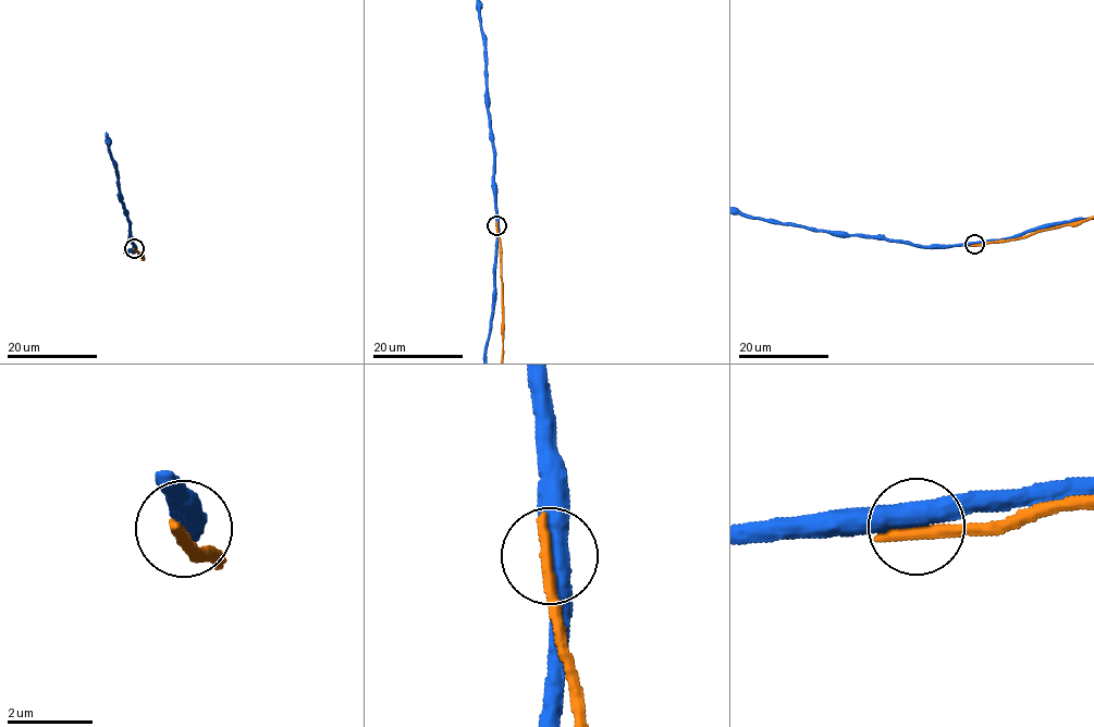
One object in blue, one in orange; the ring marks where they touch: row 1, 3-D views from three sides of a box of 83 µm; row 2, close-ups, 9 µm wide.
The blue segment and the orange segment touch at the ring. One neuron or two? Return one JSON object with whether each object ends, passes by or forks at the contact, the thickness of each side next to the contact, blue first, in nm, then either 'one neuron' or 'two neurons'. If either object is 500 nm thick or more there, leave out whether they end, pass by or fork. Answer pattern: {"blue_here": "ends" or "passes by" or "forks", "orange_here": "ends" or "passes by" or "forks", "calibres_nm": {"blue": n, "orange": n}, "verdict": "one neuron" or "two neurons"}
{"blue_here": "passes by", "orange_here": "ends", "calibres_nm": {"blue": 440, "orange": 360}, "verdict": "two neurons"}

